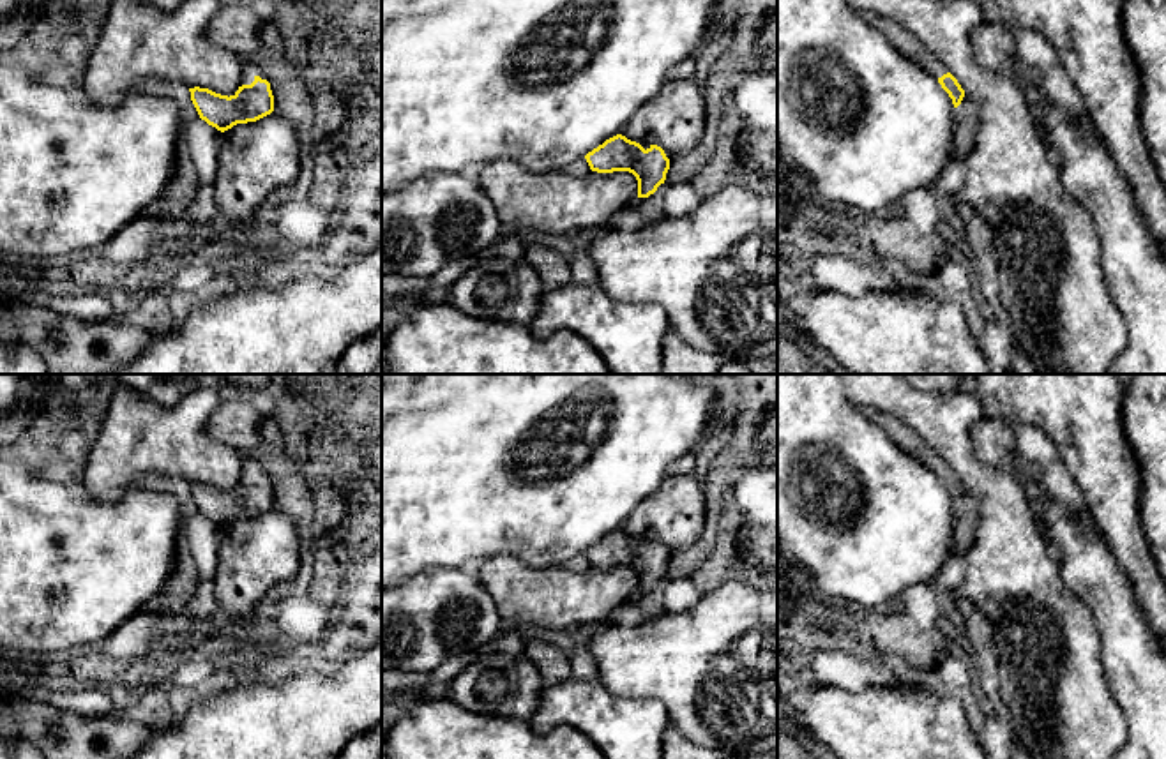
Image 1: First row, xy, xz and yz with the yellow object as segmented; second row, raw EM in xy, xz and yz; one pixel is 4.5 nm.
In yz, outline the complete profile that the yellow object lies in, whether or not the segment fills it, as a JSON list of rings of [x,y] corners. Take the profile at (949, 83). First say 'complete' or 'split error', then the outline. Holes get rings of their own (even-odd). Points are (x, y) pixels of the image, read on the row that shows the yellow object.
split error; [[[862,12],[862,16],[906,58],[919,64],[926,72],[929,72],[942,88],[952,99],[954,108],[958,108],[965,97],[965,90],[958,79],[949,72],[949,69],[938,60],[908,28],[883,18],[876,12]]]

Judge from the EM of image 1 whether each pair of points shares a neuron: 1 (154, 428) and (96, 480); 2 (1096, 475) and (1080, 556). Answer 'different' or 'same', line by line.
1: same
2: different

